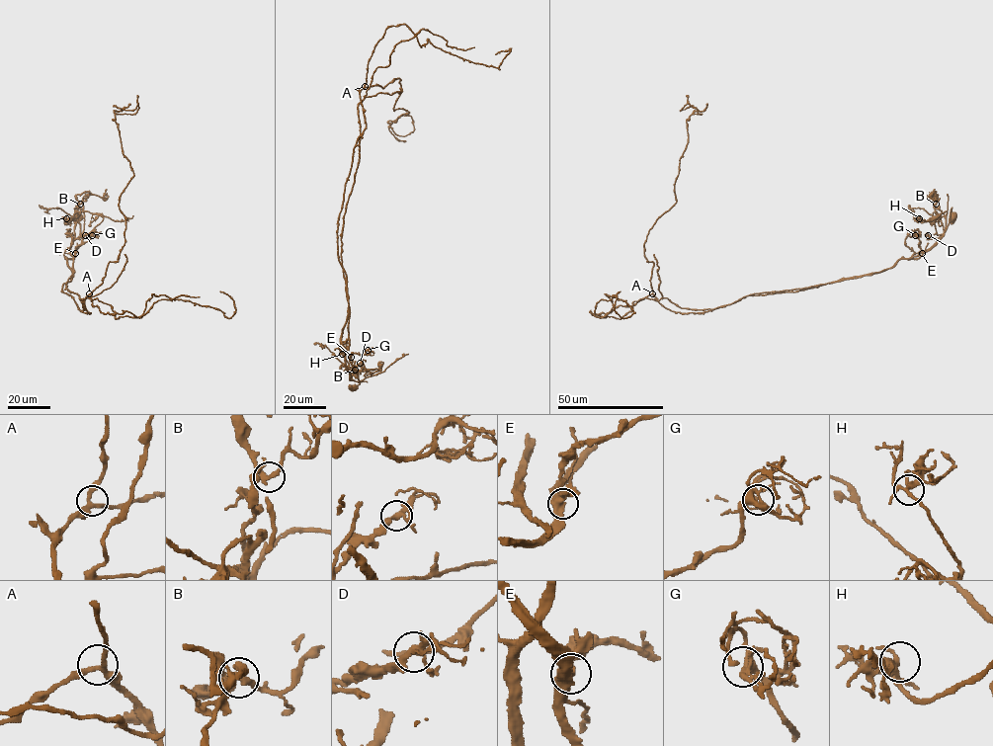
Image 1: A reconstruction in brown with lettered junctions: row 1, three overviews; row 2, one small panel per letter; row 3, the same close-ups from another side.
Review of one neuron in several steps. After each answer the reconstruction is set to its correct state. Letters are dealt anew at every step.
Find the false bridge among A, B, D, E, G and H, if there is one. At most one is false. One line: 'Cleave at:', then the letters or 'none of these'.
Cleave at: B

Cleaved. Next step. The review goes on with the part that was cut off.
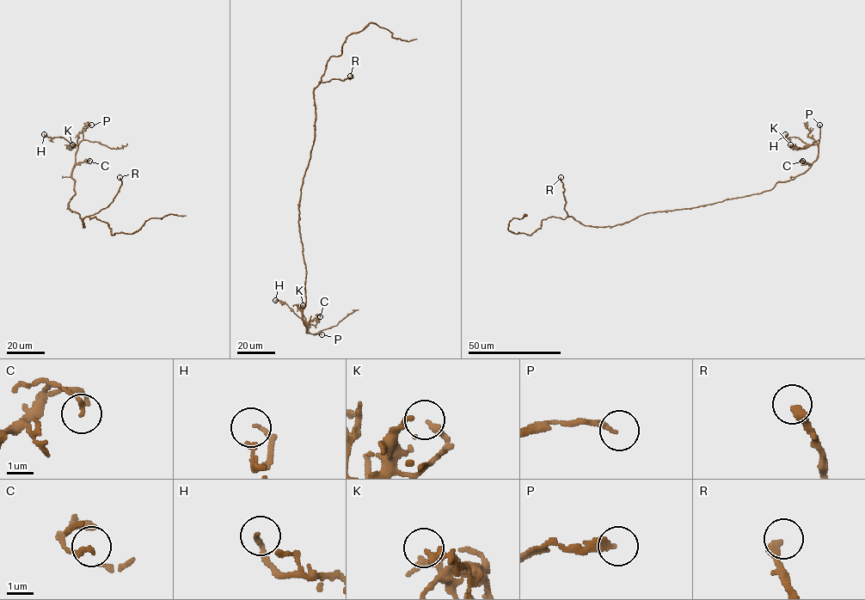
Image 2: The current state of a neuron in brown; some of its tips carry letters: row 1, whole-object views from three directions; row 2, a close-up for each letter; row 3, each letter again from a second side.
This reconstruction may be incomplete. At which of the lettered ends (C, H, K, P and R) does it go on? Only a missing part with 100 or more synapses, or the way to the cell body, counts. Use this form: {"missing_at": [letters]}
{"missing_at": ["P", "R"]}

